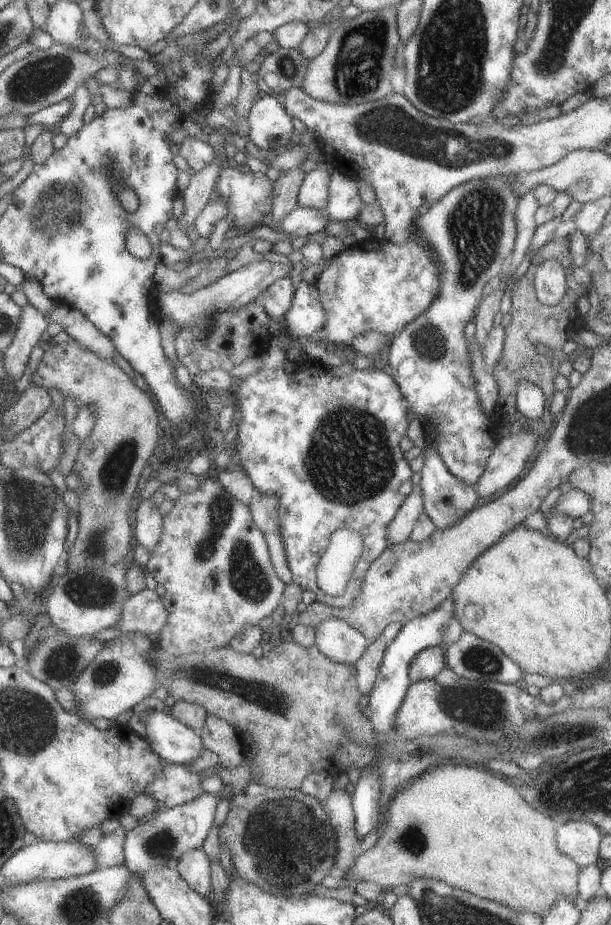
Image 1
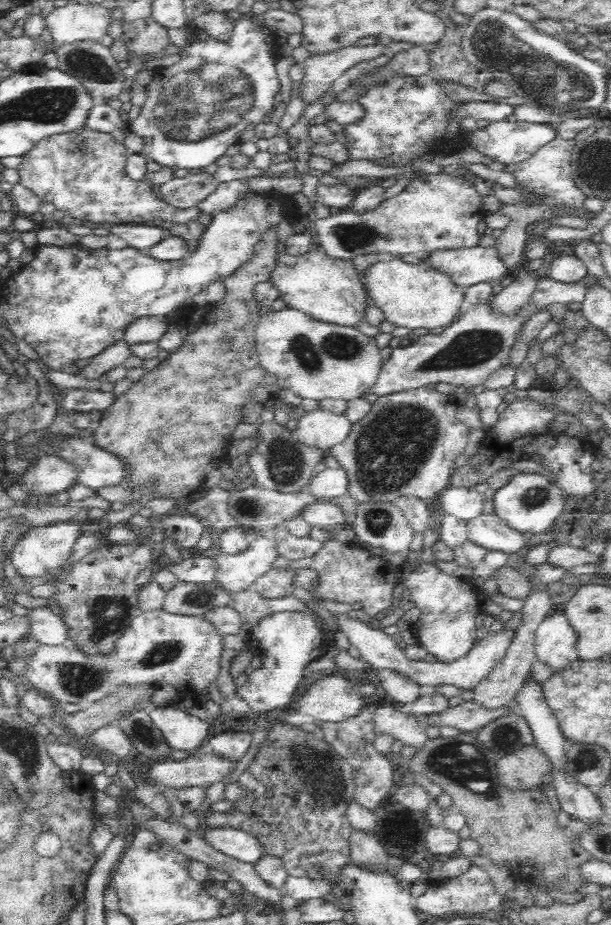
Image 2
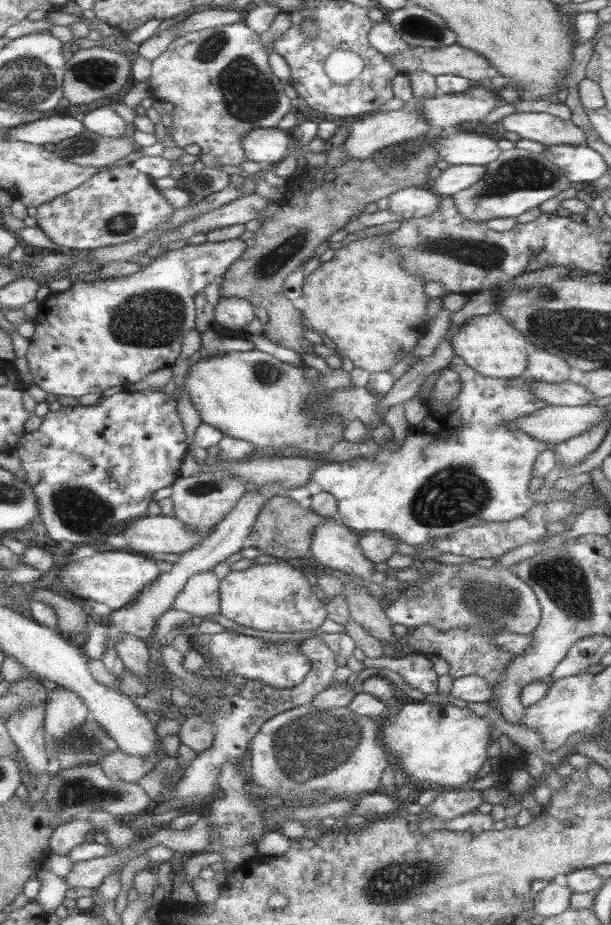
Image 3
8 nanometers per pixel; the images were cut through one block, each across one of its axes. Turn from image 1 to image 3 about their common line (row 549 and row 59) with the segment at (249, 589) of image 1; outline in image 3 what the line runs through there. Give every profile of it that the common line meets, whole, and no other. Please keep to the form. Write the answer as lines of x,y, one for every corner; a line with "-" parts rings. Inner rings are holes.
243,22
187,32
185,36
175,38
165,48
165,52
161,52
151,62
151,74
147,78
151,98
173,104
173,110
169,112
171,126
167,128
167,134
175,148
183,148
187,144
199,146
199,162
203,162
205,168
241,168
241,164
245,162
245,154
241,148
243,138
257,128
277,128
281,118
293,108
289,104
289,98
283,94
283,82
271,74
267,56
269,52
261,46
259,36
245,28

